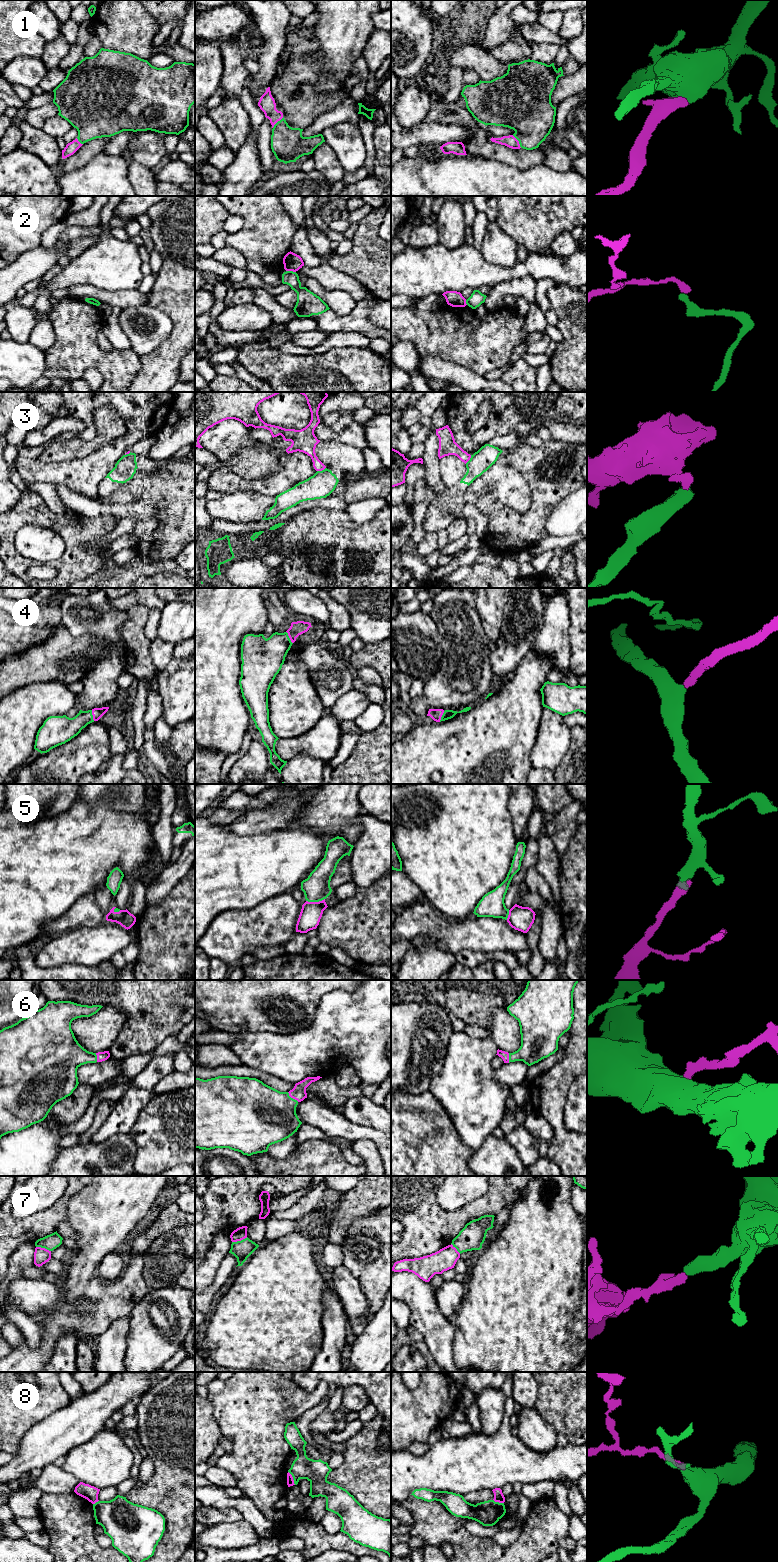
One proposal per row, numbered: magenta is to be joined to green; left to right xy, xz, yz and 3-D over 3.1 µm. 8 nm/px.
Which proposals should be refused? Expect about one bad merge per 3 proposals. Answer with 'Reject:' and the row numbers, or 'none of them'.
Reject: 2, 3, 7, 8

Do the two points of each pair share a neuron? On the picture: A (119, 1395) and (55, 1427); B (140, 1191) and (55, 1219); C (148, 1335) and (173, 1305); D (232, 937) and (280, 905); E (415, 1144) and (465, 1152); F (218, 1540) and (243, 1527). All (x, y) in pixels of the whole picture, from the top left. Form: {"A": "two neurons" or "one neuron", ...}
{"A": "one neuron", "B": "two neurons", "C": "one neuron", "D": "one neuron", "E": "one neuron", "F": "one neuron"}

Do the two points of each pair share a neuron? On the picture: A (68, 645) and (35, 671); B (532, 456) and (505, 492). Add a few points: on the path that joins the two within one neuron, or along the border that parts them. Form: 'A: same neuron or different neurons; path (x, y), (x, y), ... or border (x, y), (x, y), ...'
A: same neuron; path (60, 653), (52, 661), (43, 663)
B: different neurons; border (507, 464), (521, 474), (529, 487), (530, 493)

